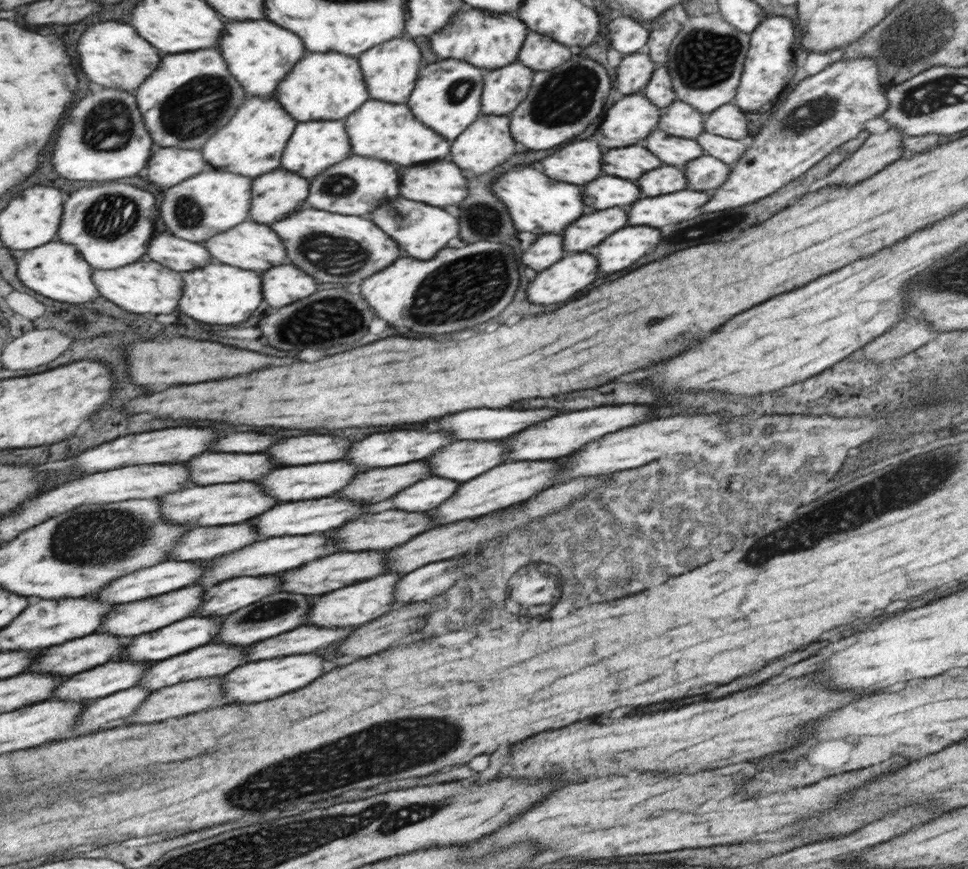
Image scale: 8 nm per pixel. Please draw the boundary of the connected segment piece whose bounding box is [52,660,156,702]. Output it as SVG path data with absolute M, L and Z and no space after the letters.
M114 660L114 662L97 666L95 669L82 672L82 674L72 675L55 690L52 699L96 701L121 690L136 687L148 669L155 664L156 661Z

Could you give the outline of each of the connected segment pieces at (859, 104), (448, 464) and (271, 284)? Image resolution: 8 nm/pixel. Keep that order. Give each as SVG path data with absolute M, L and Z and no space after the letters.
M848 59L833 62L822 72L800 81L786 96L786 101L764 123L762 131L751 136L754 142L747 146L738 166L730 172L724 186L720 186L714 192L714 200L710 200L710 204L702 208L702 212L720 212L726 208L738 208L744 204L752 204L760 198L766 198L780 188L784 188L792 180L800 178L814 164L826 158L834 148L856 138L864 130L868 120L882 117L889 108L889 98L886 98L886 90L880 86L878 74L880 72L878 72L876 59Z
M459 440L448 444L448 448L439 448L434 452L434 456L430 456L430 460L426 460L426 462L430 466L432 476L466 483L470 479L484 474L487 470L508 462L508 453L501 440Z
M294 264L271 268L263 274L266 280L266 300L268 306L284 308L288 304L300 302L318 292L318 282L306 271Z

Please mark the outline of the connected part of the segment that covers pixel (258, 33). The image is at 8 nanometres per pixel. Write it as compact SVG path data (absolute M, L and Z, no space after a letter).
M250 20L250 22L230 22L230 32L226 32L226 40L222 40L222 52L232 64L234 76L242 80L244 88L256 96L274 96L286 76L298 66L306 56L304 40L288 28L266 20Z

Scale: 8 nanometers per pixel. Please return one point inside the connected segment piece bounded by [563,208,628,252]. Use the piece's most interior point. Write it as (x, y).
(597, 226)

